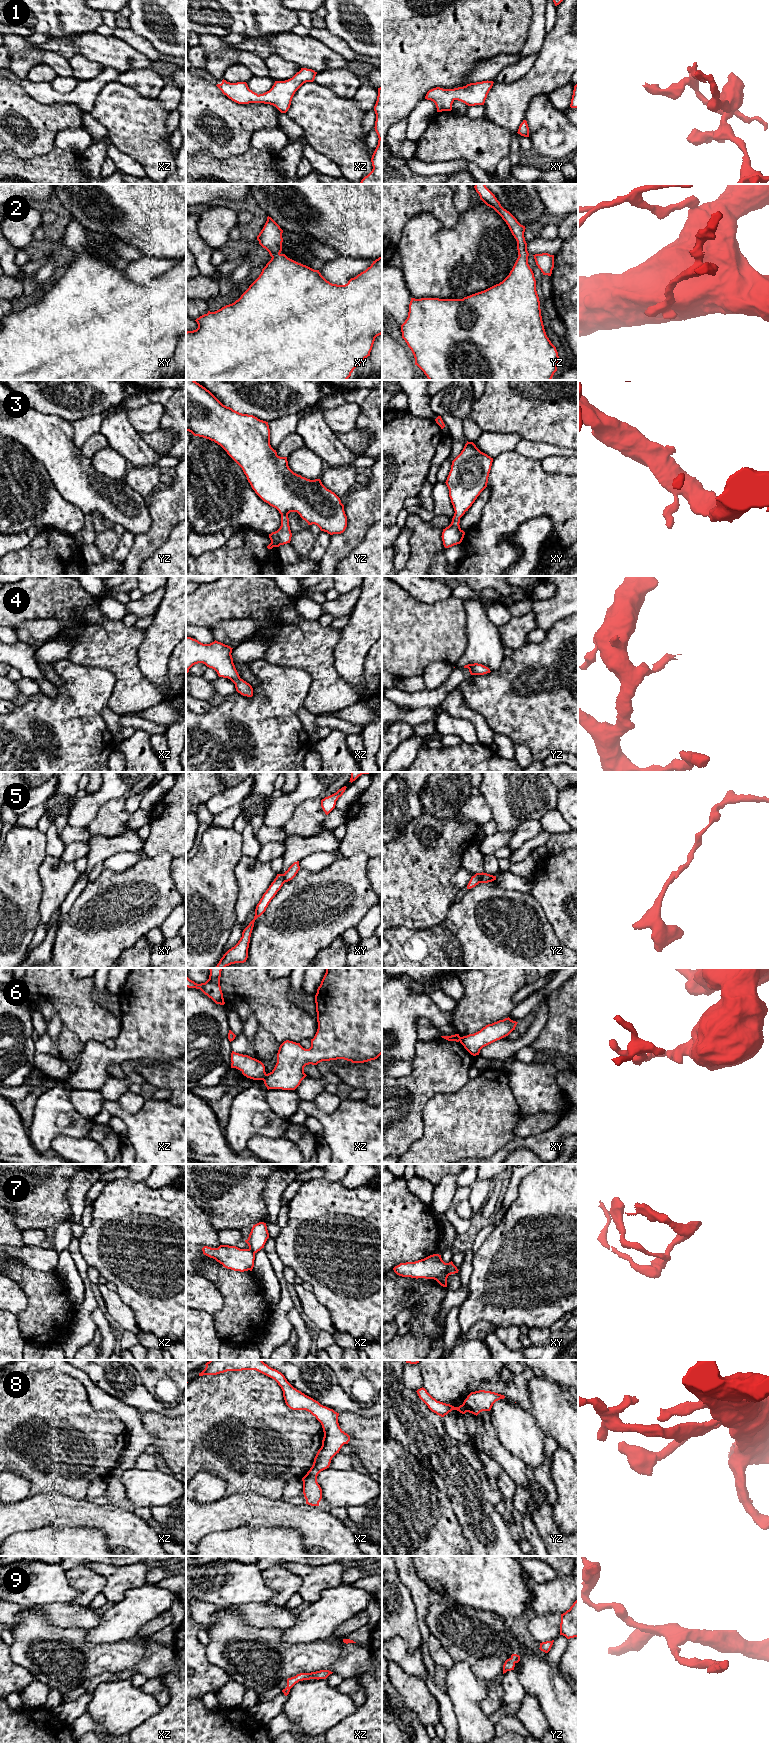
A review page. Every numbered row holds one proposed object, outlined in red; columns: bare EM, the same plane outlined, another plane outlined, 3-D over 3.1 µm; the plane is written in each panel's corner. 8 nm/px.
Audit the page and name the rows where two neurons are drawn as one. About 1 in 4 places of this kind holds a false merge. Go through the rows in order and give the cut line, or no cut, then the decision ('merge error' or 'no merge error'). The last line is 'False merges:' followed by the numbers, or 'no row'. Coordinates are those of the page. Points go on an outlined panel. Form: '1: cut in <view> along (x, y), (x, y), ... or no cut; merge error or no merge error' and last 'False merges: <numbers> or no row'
1: no cut; no merge error
2: no cut; no merge error
3: no cut; no merge error
4: no cut; no merge error
5: cut in yz along (483, 873), (479, 882); merge error
6: cut in xz along (266, 1074), (263, 1080); merge error
7: cut in xy along (448, 1263), (447, 1270), (434, 1279); merge error
8: no cut; no merge error
9: no cut; no merge error
False merges: 5, 6, 7

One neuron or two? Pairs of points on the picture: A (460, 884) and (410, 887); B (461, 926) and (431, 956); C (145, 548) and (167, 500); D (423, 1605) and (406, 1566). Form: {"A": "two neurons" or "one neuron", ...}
{"A": "two neurons", "B": "two neurons", "C": "one neuron", "D": "one neuron"}

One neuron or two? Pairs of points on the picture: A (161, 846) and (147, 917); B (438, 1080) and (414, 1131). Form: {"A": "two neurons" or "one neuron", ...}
{"A": "two neurons", "B": "one neuron"}

